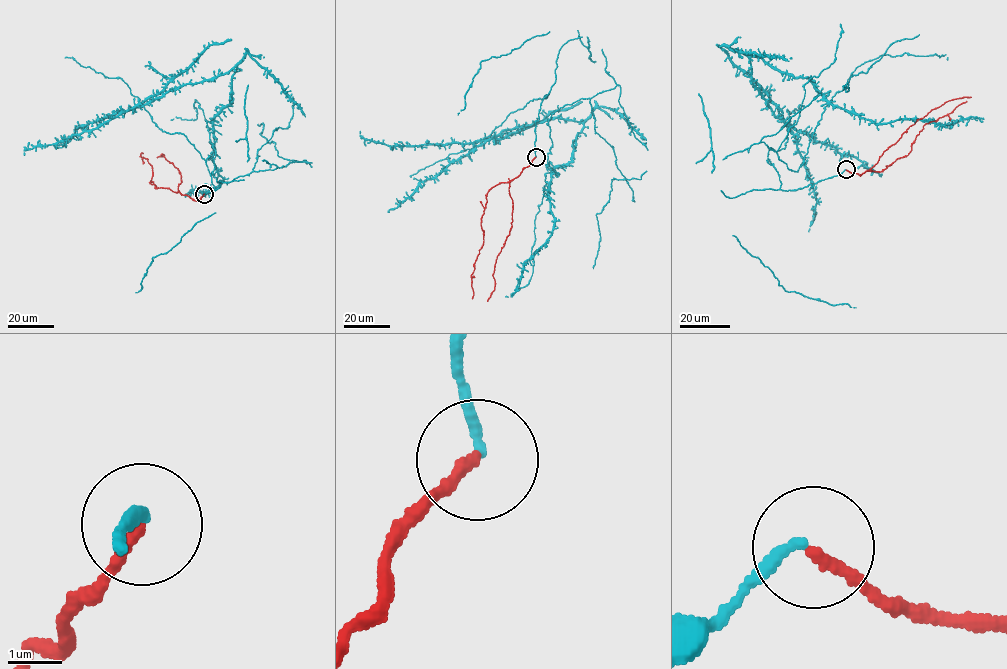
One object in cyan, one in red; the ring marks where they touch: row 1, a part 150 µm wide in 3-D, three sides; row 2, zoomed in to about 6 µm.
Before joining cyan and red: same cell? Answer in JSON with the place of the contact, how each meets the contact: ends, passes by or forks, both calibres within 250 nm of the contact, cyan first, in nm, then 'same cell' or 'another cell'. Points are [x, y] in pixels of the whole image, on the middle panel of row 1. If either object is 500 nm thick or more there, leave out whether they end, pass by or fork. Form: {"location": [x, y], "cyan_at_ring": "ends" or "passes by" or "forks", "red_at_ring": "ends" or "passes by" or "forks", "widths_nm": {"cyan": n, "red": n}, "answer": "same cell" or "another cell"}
{"location": [536, 157], "cyan_at_ring": "ends", "red_at_ring": "ends", "widths_nm": {"cyan": 200, "red": 200}, "answer": "same cell"}

